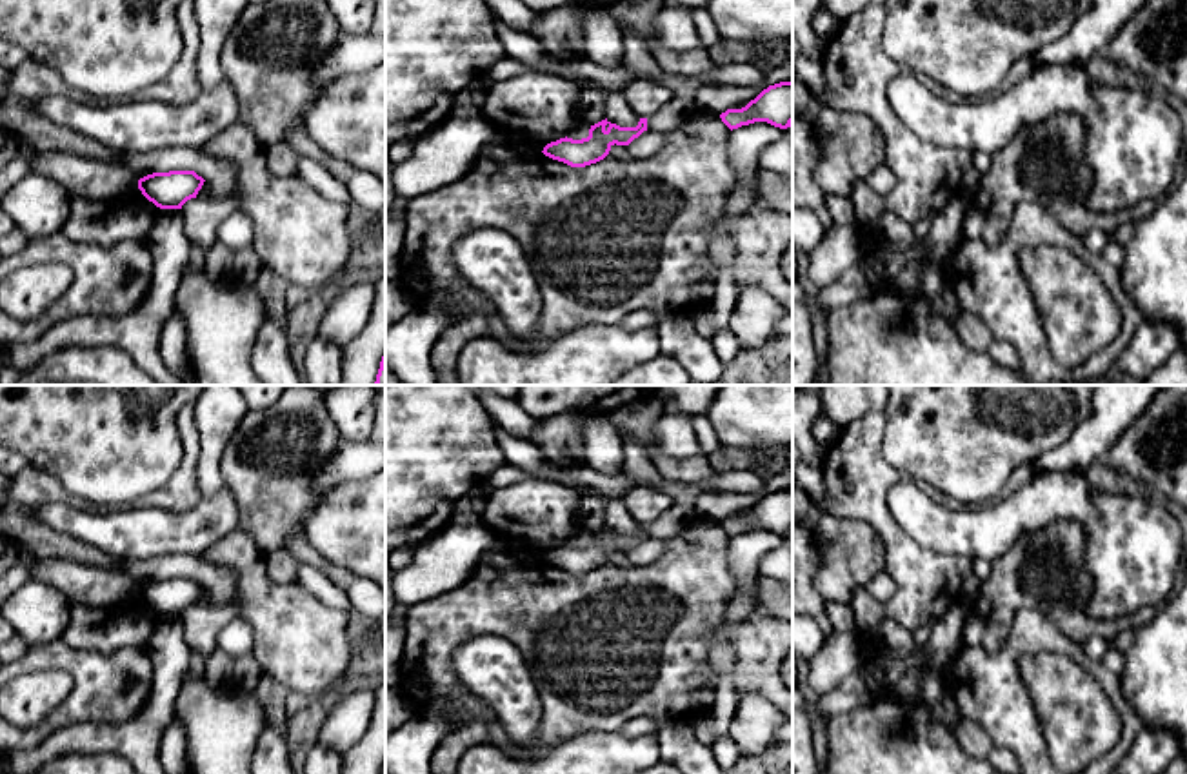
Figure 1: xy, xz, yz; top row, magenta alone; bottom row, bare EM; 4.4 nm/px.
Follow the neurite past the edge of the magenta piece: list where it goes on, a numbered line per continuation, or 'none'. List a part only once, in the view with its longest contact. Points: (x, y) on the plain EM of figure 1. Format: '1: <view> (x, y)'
none

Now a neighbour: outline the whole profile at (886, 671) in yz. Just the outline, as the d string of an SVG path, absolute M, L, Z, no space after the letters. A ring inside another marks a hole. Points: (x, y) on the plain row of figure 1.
M914 647L907 658L882 656L878 652L873 652L863 660L862 670L876 681L880 690L885 690L907 670L913 667L923 667L929 663L929 660L931 656L923 647Z

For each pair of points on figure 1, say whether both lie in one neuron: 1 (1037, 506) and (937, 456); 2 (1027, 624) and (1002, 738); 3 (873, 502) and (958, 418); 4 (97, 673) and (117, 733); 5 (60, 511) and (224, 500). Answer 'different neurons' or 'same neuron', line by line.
1: different neurons
2: same neuron
3: different neurons
4: different neurons
5: same neuron

